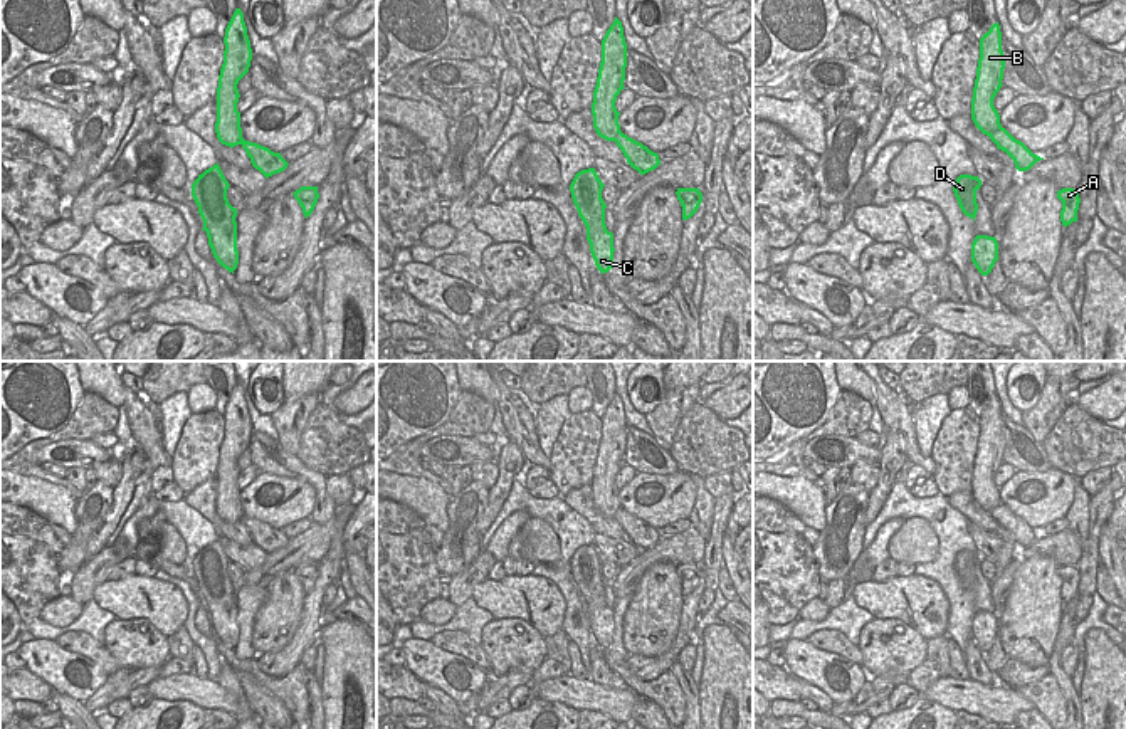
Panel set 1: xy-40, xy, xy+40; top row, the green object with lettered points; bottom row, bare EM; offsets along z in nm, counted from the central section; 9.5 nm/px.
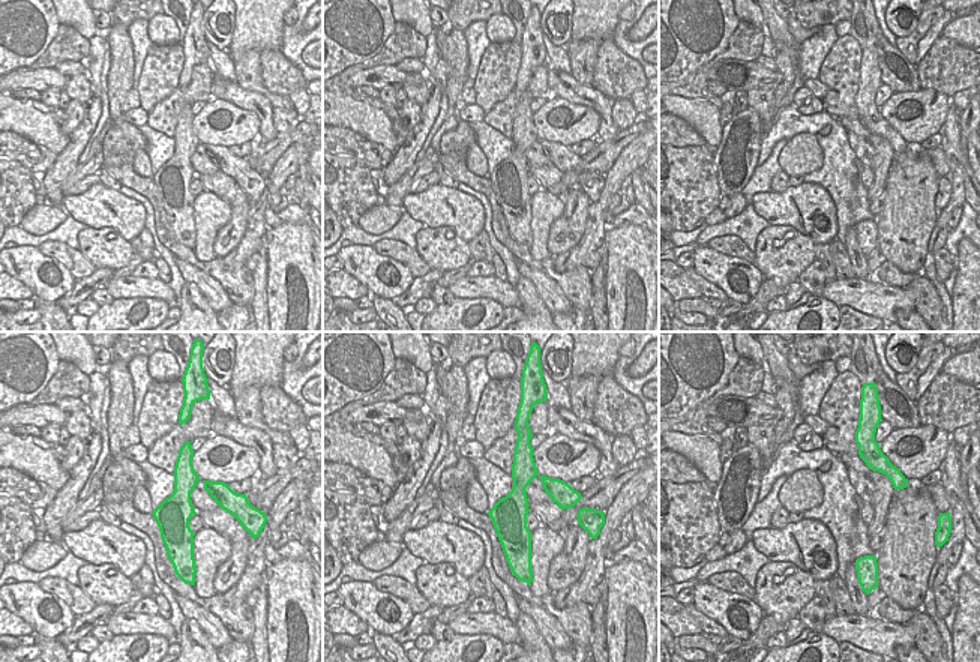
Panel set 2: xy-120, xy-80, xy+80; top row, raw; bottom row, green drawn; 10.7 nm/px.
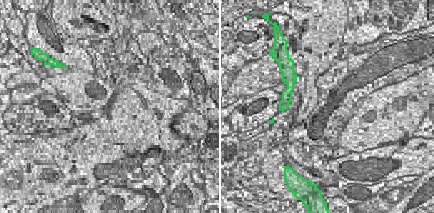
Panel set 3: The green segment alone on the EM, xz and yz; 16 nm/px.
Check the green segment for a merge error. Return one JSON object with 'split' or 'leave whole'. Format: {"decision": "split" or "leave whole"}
{"decision": "split"}

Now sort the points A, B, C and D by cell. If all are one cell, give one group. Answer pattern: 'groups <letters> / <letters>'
groups A / B C D

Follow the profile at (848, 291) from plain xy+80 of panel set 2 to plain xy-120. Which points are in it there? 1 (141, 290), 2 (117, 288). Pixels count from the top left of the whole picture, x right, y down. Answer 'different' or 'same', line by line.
1: same
2: same

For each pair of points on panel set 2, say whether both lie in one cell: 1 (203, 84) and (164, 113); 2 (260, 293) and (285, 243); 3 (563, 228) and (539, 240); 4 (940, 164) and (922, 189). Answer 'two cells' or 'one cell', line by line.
1: one cell
2: two cells
3: two cells
4: two cells

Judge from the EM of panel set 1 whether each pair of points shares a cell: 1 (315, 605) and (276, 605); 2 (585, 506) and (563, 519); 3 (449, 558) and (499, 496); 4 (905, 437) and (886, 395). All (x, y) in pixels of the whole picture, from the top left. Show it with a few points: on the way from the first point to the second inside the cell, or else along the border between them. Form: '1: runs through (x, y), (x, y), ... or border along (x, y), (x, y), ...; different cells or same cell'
1: border along (306, 595), (298, 627), (288, 642); different cells
2: border along (562, 498), (595, 531); different cells
3: border along (489, 489), (489, 498), (478, 524), (479, 534); different cells
4: runs through (903, 427), (891, 405); same cell

